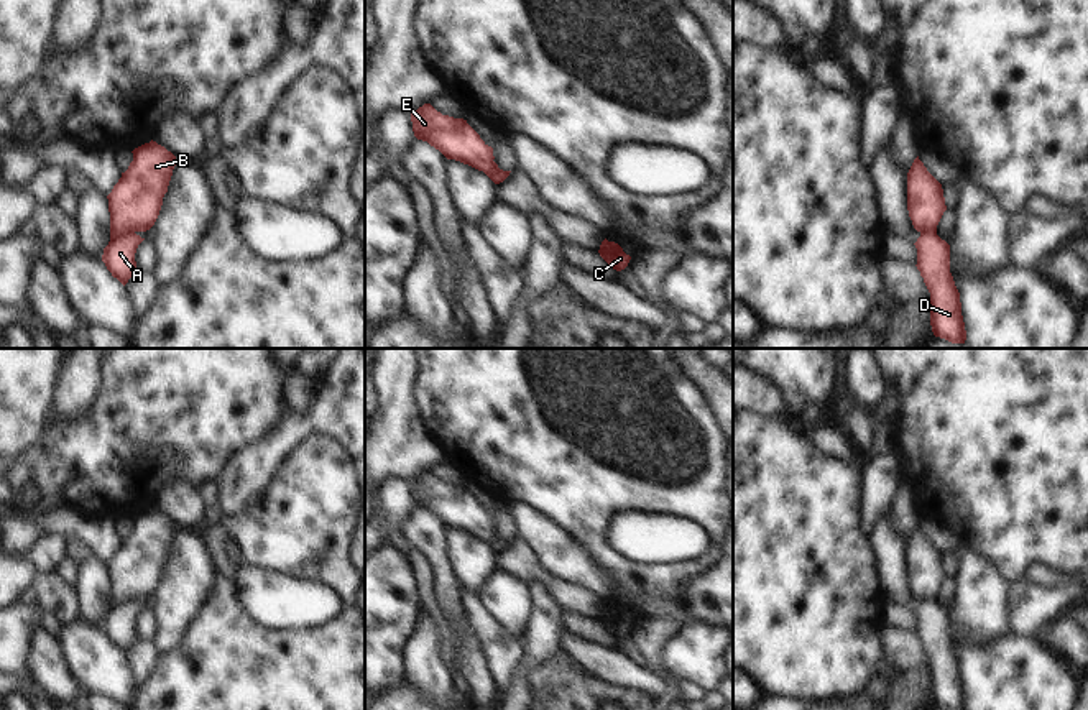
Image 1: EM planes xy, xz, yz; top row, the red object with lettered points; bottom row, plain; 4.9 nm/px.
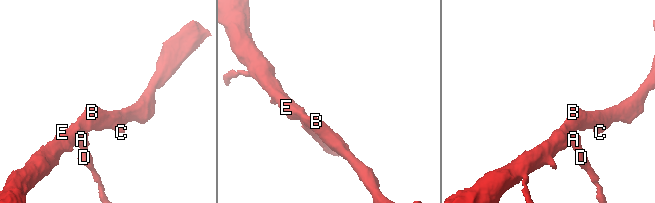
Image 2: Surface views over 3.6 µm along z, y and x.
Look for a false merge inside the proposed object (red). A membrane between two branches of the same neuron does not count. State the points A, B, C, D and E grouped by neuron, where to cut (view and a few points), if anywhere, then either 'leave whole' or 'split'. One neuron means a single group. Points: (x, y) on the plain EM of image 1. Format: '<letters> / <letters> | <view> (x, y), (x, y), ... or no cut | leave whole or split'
A D / B C E | xy (133, 599), (115, 603), (110, 608) | split

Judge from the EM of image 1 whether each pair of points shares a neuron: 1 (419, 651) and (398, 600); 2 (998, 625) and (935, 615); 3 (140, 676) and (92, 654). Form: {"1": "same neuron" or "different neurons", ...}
{"1": "different neurons", "2": "different neurons", "3": "different neurons"}

